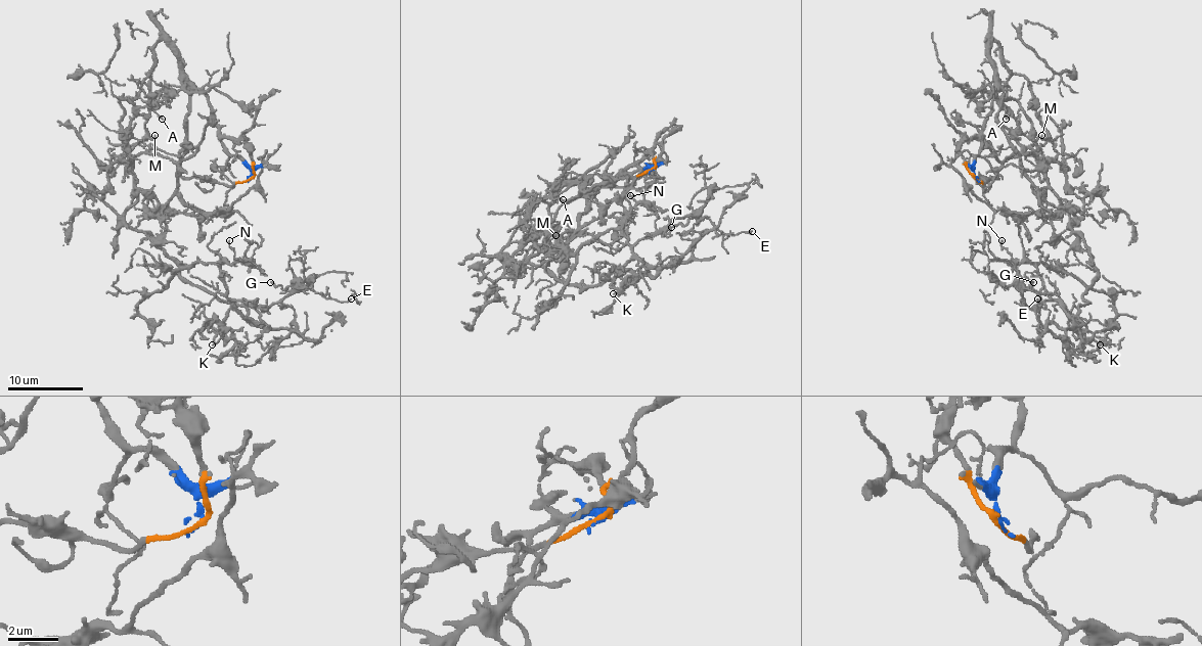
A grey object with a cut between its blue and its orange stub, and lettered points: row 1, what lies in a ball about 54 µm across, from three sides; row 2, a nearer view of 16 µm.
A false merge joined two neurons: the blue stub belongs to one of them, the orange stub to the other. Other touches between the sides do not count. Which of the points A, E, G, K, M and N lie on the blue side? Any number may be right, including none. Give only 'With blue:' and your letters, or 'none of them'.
With blue: A, M

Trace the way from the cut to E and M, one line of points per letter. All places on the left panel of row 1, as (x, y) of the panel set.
E: (251, 178), (183, 178), (140, 153), (125, 221), (246, 317), (232, 301), (266, 310), (299, 288), (351, 298)
M: (251, 178), (221, 140), (208, 98), (163, 40), (147, 72), (145, 129), (149, 138), (154, 134)

